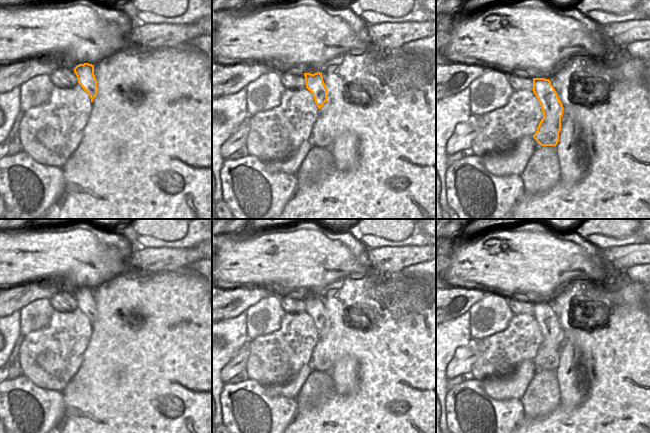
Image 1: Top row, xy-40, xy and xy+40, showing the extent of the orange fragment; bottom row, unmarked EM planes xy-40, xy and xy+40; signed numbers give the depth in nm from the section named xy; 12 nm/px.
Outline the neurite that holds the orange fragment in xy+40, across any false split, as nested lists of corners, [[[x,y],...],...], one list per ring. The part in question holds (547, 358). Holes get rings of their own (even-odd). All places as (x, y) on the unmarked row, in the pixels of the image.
[[[533,302],[532,314],[543,336],[543,342],[533,362],[541,370],[555,371],[559,366],[561,342],[564,334],[563,329],[549,303]]]

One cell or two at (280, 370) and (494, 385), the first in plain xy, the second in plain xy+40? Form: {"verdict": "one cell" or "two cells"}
{"verdict": "two cells"}

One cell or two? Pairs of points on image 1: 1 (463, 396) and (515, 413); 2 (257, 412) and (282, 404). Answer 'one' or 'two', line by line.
1: one
2: one

